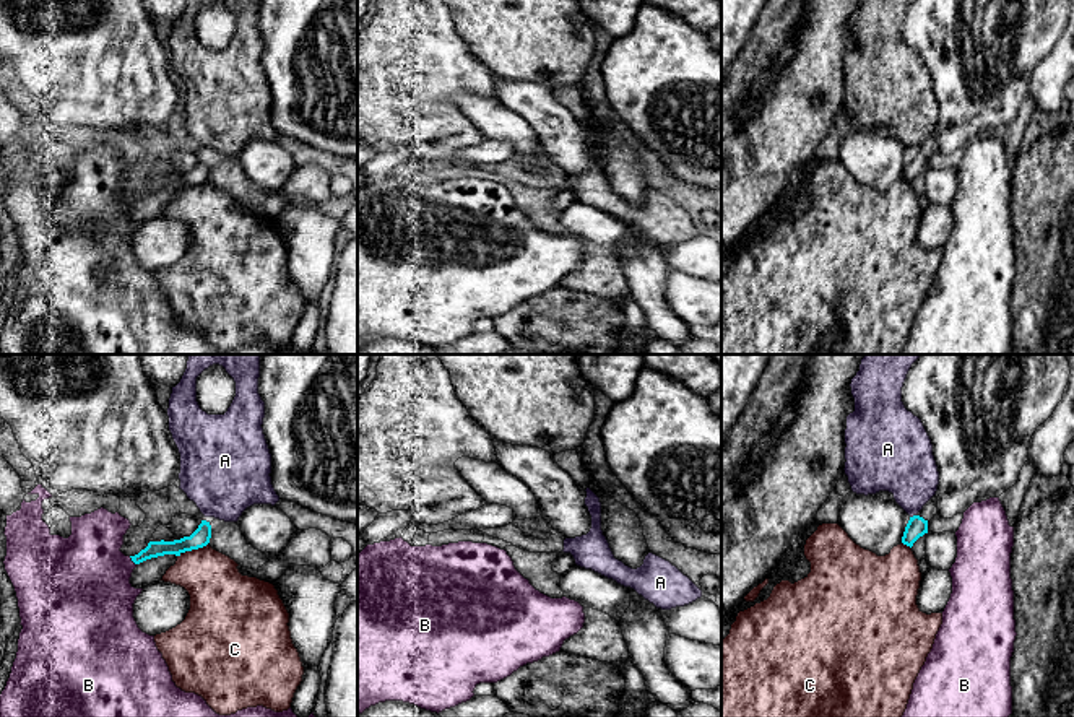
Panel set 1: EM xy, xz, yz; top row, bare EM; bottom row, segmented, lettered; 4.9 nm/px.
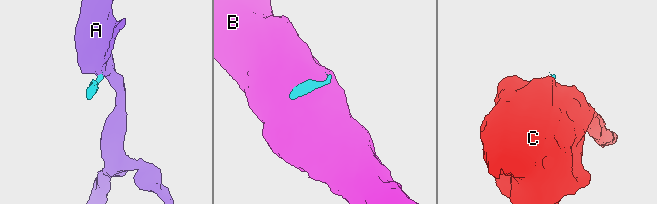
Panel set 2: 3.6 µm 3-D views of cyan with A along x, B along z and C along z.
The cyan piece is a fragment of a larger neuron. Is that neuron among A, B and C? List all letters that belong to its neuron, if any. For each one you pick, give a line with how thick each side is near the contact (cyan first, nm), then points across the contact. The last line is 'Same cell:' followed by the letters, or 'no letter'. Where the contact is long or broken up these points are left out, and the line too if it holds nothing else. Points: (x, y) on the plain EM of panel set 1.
Same cell: no letter

